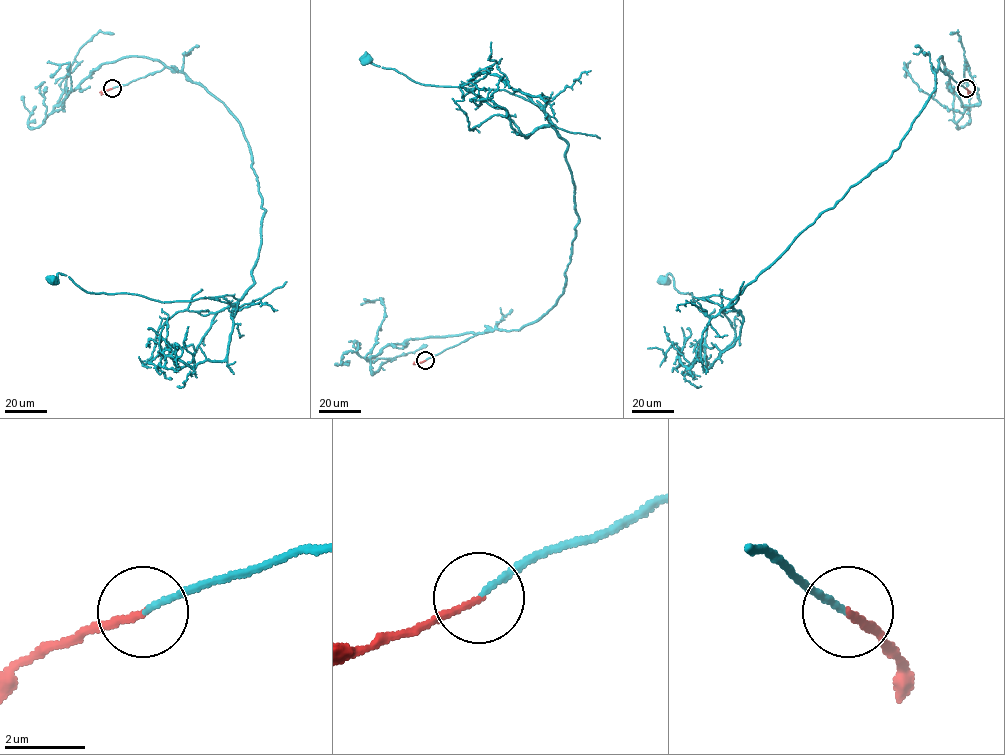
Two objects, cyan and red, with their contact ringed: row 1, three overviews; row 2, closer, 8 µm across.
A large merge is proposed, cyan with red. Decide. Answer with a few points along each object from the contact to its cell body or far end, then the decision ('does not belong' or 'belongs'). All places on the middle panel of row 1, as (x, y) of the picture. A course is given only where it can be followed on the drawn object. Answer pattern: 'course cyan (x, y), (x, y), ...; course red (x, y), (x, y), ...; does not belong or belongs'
course cyan (425, 360), (520, 330), (562, 295), (578, 221), (568, 144), (538, 106), (504, 90), (422, 84), (367, 59); course red (425, 360), (413, 363); belongs

